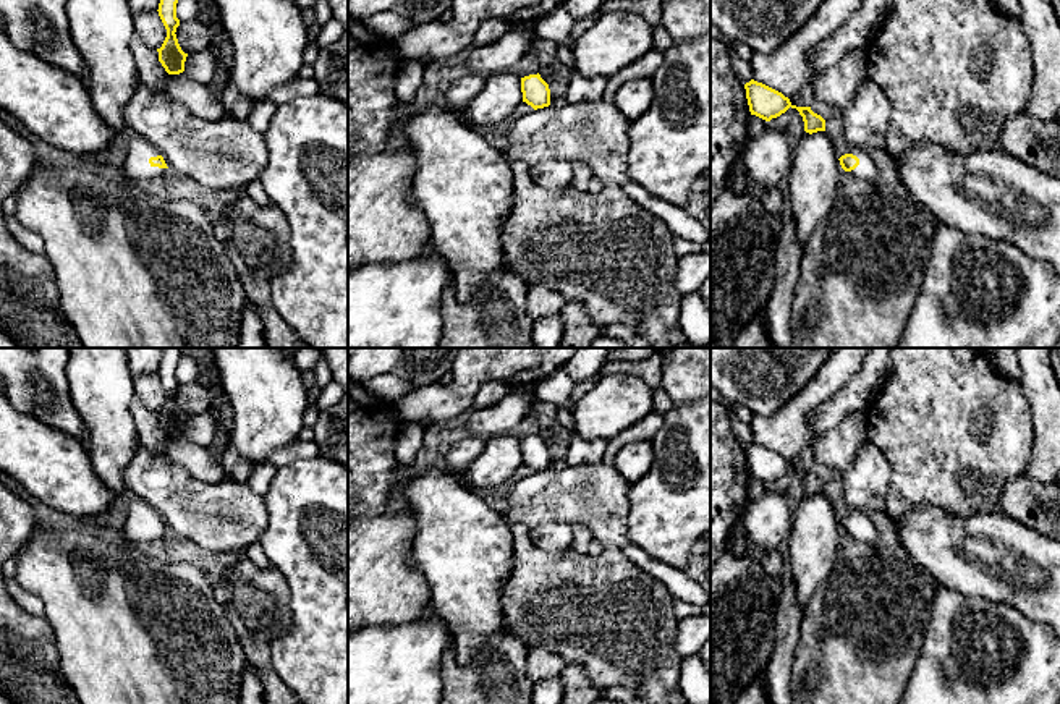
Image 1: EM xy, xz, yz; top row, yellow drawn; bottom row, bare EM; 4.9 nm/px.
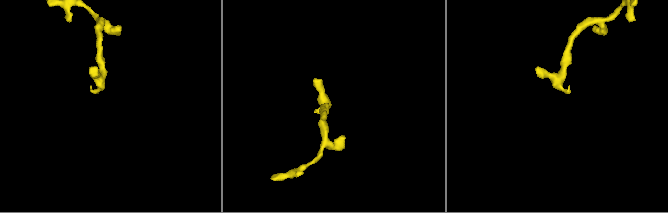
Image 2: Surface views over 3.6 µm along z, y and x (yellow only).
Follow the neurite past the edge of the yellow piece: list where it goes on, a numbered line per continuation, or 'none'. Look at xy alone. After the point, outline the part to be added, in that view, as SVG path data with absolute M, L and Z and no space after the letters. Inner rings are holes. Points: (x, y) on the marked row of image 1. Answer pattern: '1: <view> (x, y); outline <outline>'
1: xy (136, 162); outline M133 136L125 157L125 175L141 180L165 176L167 168L149 163L149 159L157 155L160 155L160 152L149 141Z

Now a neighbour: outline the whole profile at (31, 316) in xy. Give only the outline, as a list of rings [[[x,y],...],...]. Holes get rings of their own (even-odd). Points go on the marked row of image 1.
[[[0,120],[0,332],[3,332],[19,348],[84,348],[73,325],[61,311],[60,291],[52,262],[44,252],[36,254],[24,249],[6,227],[3,201],[23,186],[36,163],[37,155],[34,146]]]

